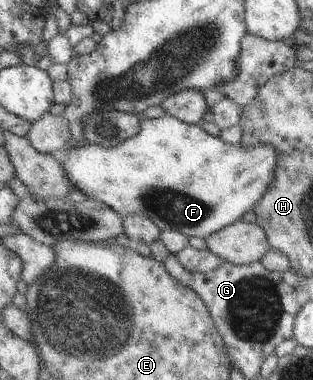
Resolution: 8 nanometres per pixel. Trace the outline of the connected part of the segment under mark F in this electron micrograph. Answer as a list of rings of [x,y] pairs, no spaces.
[[[167,113],[160,118],[141,121],[138,134],[118,146],[104,148],[90,142],[74,146],[68,149],[67,159],[62,165],[73,189],[80,190],[87,199],[104,202],[123,219],[138,213],[150,218],[160,230],[173,230],[189,237],[206,239],[210,234],[241,219],[262,200],[274,182],[276,162],[278,154],[270,142],[248,148],[240,143],[226,144],[204,124],[188,124]]]

